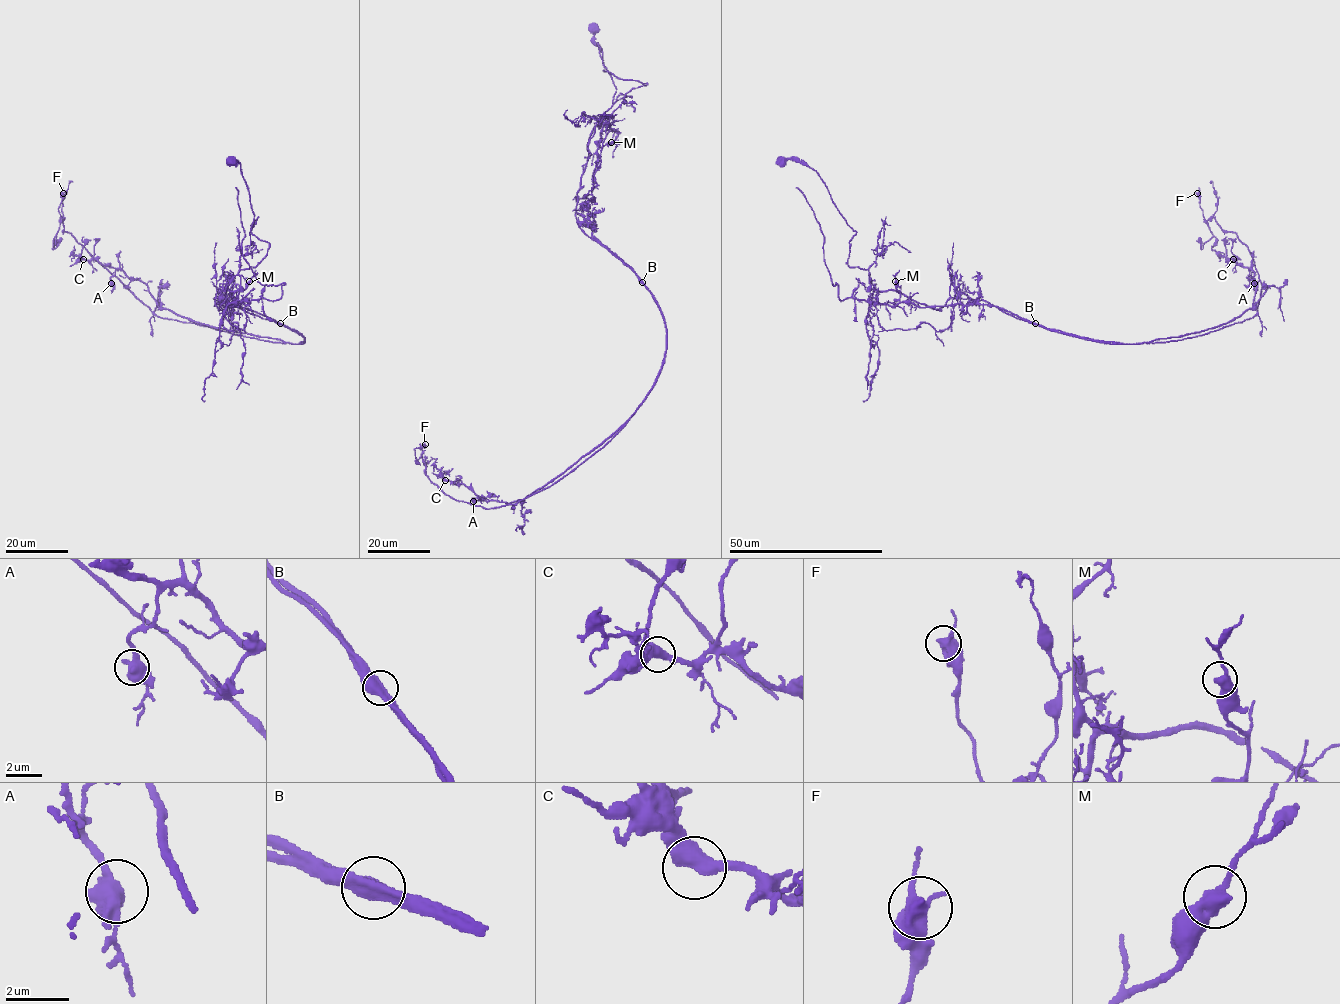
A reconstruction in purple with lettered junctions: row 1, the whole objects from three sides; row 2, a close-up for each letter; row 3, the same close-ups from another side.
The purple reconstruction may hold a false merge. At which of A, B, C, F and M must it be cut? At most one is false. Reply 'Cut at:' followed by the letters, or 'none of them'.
Cut at: B

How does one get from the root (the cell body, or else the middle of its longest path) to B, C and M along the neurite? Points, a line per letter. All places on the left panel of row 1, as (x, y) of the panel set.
B: (231, 161), (247, 185), (251, 231), (269, 248), (255, 267), (238, 273), (243, 303), (226, 305), (280, 323)
C: (231, 161), (269, 248), (238, 273), (243, 303), (226, 305), (302, 342), (193, 322), (83, 259)
M: (231, 161), (247, 185), (251, 231), (269, 243), (255, 267), (239, 271), (238, 305), (237, 295), (249, 281)

